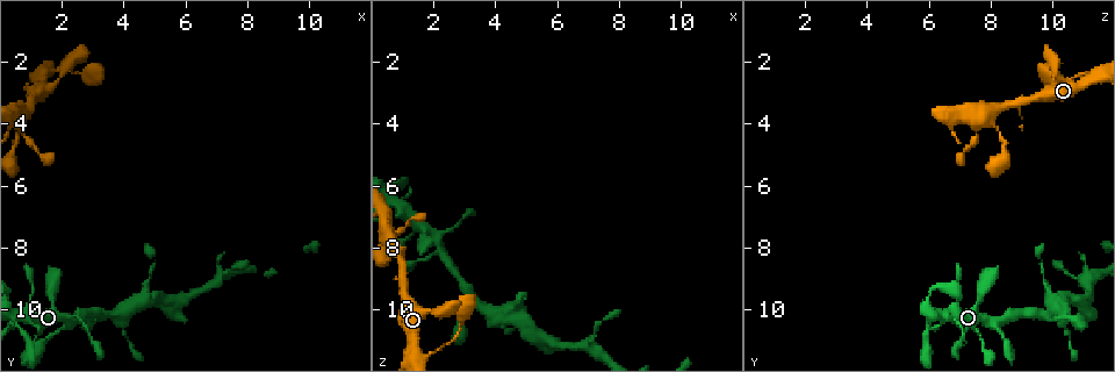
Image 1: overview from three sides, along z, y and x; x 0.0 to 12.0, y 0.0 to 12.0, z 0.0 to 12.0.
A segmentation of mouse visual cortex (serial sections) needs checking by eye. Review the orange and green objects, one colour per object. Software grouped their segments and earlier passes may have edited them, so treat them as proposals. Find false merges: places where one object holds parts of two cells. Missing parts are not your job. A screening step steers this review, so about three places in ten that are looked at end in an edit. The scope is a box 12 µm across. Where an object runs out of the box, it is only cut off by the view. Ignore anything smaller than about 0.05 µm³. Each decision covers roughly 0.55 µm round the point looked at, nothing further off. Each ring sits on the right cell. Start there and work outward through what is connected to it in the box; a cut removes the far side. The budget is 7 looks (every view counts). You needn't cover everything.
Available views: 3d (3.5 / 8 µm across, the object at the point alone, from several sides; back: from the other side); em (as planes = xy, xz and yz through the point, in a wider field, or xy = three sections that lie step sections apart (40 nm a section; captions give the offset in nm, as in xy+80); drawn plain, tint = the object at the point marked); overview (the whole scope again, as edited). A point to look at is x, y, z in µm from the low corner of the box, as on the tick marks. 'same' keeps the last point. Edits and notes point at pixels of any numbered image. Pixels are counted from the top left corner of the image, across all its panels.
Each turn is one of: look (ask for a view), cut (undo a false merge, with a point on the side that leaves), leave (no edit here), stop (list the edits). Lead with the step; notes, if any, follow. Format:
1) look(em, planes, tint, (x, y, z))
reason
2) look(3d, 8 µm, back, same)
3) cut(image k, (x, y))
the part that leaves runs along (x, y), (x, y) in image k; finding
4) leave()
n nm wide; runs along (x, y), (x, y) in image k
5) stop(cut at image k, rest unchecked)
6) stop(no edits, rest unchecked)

look(3d, 8 µm, (2.3, 10.4, 8.1))
two arms in line, one across

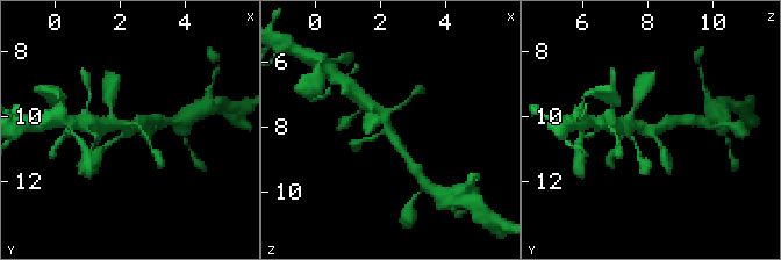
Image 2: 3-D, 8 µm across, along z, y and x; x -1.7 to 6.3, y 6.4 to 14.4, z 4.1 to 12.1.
look(em, xy, step 1, tint, (2.2, 10.3, 8.1))
now the EM

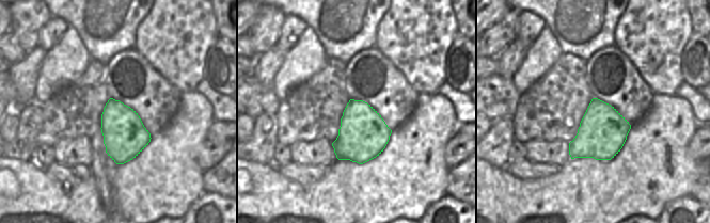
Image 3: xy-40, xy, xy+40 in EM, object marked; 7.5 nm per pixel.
leave()
380 nm wide; runs along (368, 105), (385, 116), (405, 154) in image 2; continuous, no second cell

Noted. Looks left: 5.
look(3d, 8 µm, (3.3, 10.1, 9.8))
branch point

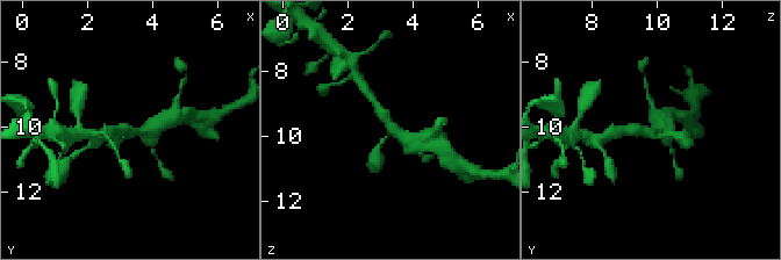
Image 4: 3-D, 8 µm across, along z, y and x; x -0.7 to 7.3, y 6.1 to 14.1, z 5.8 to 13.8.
look(3d, 3.5 µm, (3.4, 10.2, 9.7))

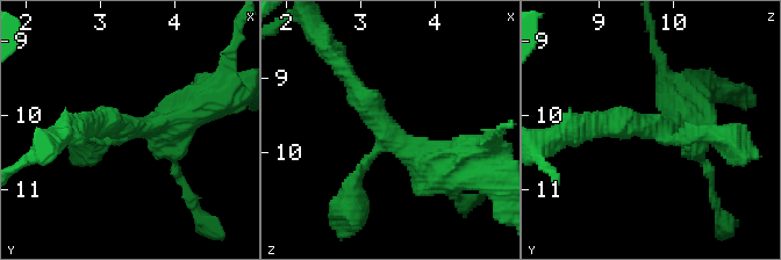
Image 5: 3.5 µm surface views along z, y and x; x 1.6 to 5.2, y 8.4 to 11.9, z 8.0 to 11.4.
look(em, xy, step 1, tint, (3.40, 10.15, 9.80))
3 arms; arms of 200, 250, 450 nm

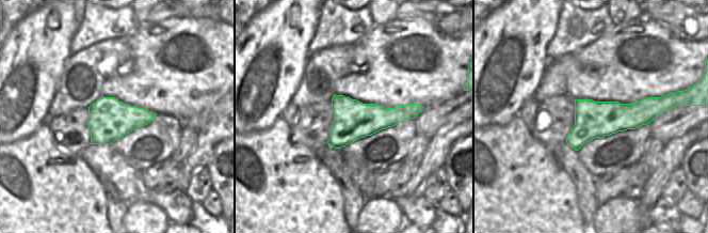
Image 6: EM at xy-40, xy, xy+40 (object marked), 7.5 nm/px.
leave()
runs along (662, 104), (595, 119), (569, 141) in image 6; all the same cell

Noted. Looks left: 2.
look(3d, 8 µm, (0.9, 4.4, 7.5))
thick turns thin

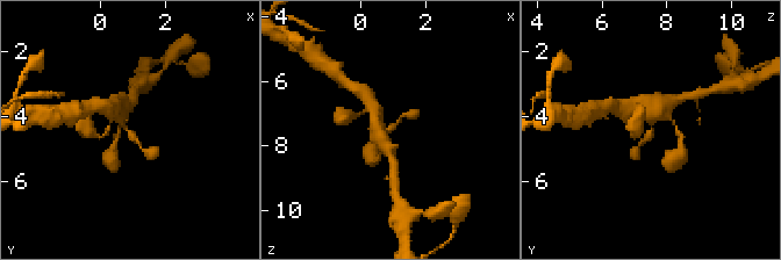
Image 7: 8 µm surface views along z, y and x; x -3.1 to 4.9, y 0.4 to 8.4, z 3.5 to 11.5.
look(3d, 3.5 µm, (0.8, 4.5, 7.5))
closer look

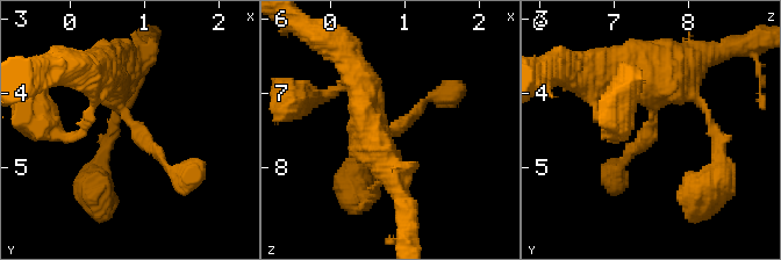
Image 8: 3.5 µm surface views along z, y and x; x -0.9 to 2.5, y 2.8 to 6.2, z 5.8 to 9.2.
leave()
continuous, no second cell

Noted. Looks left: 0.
stop(no edits, rest unchecked)

